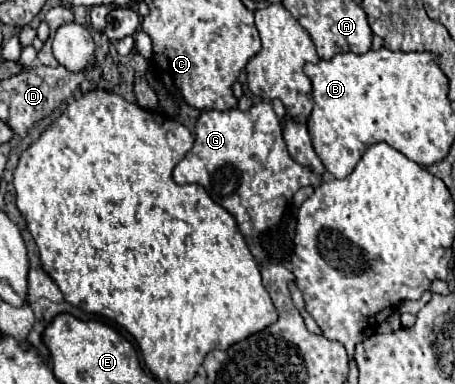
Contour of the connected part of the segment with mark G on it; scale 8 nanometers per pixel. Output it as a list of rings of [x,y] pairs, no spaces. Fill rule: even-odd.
[[[255,103],[251,109],[241,111],[241,109],[229,109],[229,111],[203,111],[195,125],[195,145],[193,149],[177,163],[173,171],[173,179],[179,185],[185,183],[197,183],[205,187],[209,197],[225,207],[235,219],[245,237],[257,237],[265,229],[275,227],[291,197],[297,193],[297,189],[305,185],[319,187],[321,177],[315,175],[309,167],[303,167],[291,159],[287,153],[285,141],[283,141],[283,129],[279,125],[279,119],[271,107],[271,103]]]

